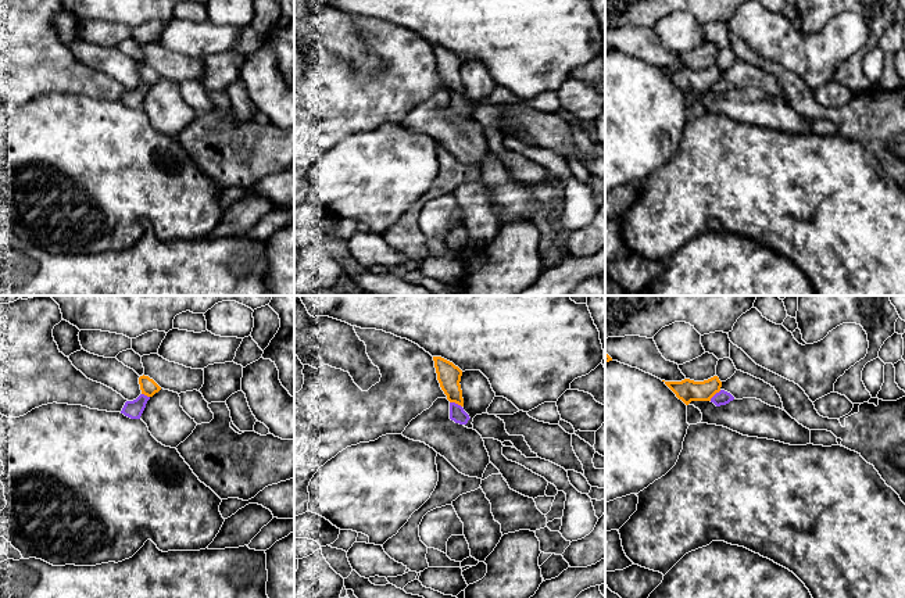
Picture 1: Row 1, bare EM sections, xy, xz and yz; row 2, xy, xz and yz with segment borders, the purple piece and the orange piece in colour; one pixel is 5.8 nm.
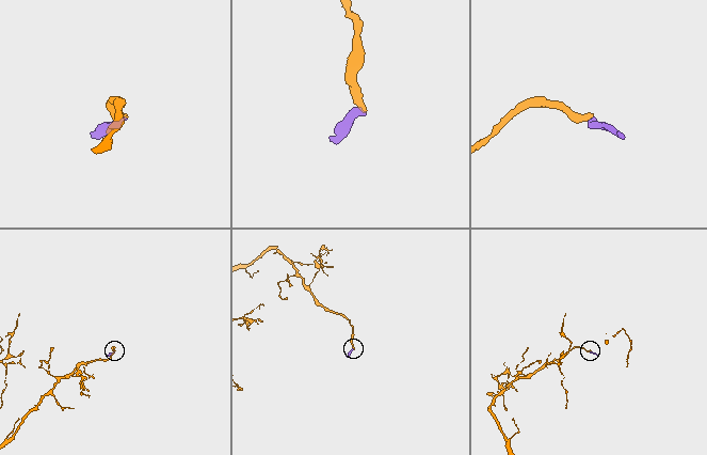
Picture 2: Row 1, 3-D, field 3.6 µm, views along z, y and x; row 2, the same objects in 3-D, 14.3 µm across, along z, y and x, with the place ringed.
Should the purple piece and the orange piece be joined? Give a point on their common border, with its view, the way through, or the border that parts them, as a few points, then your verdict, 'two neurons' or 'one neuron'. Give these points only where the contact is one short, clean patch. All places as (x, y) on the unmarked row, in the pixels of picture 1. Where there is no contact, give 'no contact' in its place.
meets purple in xz at (454, 92); runs through xz (457, 103), (454, 92), (449, 64); one neuron

